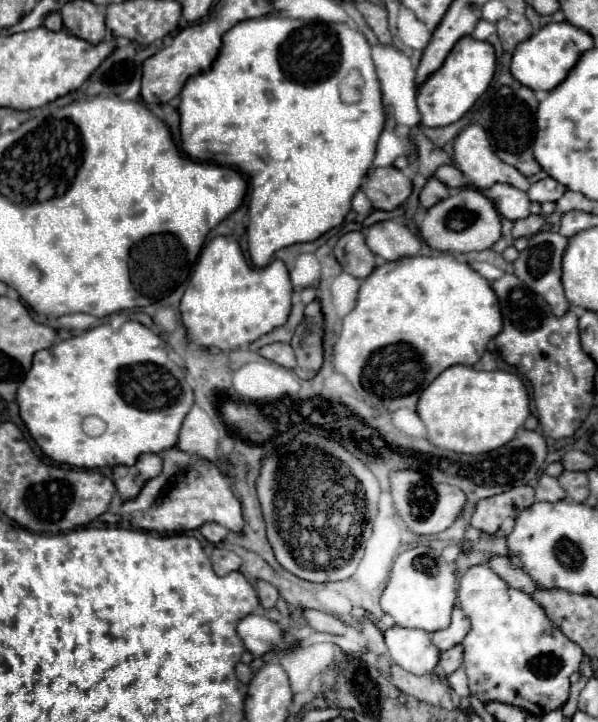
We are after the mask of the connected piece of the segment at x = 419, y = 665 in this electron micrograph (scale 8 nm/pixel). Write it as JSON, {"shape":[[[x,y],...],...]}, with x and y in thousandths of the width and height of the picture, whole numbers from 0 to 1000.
{"shape":[[[656,867],[642,875],[642,886],[656,914],[689,934],[719,934],[732,920],[736,900],[722,892],[722,881],[702,870]]]}

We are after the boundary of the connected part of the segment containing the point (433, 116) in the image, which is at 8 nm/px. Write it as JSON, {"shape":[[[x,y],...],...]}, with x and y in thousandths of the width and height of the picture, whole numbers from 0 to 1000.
{"shape":[[[789,50],[769,53],[746,78],[742,89],[726,102],[719,102],[719,108],[699,122],[696,141],[706,161],[706,175],[736,177],[769,166],[789,150],[789,144],[816,125],[826,97],[829,97],[829,78],[823,61],[799,58]]]}

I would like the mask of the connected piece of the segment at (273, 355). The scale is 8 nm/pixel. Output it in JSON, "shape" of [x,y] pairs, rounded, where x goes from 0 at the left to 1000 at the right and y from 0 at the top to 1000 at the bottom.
{"shape":[[[462,474],[462,476],[448,476],[448,479],[438,479],[431,485],[435,493],[462,501],[462,504],[472,504],[475,510],[492,510],[495,507],[495,493],[492,493],[492,485],[485,476],[475,476],[475,474]]]}

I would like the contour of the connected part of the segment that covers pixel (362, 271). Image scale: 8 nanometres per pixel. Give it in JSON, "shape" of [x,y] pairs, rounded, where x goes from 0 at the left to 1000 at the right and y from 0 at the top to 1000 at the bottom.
{"shape":[[[605,321],[575,324],[562,338],[559,352],[575,377],[595,385],[612,385],[629,371],[629,355],[622,352],[622,346],[615,346]]]}

